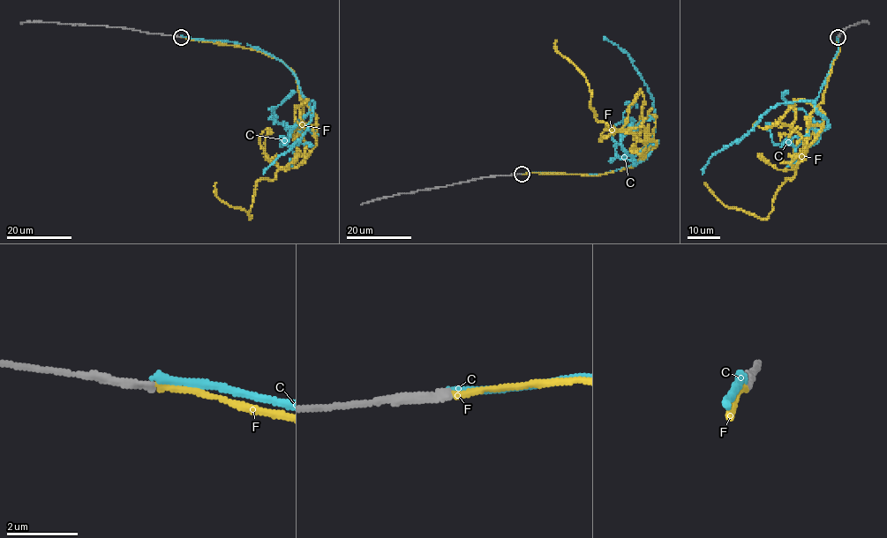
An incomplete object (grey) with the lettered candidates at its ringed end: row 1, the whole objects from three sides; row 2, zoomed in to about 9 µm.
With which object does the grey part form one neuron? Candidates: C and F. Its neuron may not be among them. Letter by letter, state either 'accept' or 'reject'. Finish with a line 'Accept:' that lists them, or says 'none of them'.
C: reject
F: accept
Accept: F

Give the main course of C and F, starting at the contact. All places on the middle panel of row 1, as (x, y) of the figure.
C: (522, 174), (605, 174), (631, 165), (649, 148), (655, 128), (653, 99), (628, 55), (604, 38)
F: (522, 174), (597, 175), (632, 167), (657, 142), (638, 140), (597, 119), (585, 77), (555, 48), (556, 40)

